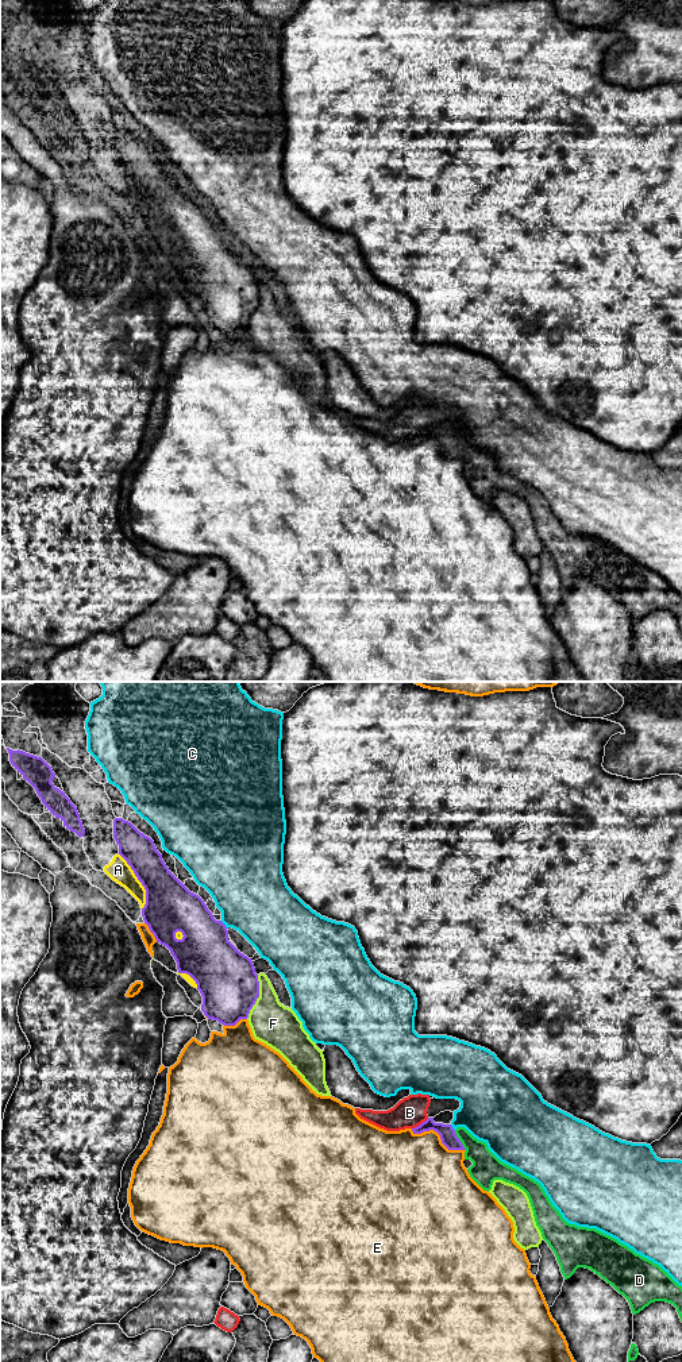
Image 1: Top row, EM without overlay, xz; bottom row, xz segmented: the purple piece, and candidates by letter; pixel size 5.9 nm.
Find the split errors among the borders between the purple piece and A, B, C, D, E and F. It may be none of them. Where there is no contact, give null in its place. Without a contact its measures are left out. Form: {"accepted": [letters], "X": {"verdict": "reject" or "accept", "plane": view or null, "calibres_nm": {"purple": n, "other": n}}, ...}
{"accepted": ["D"], "A": {"verdict": "reject", "plane": "xz", "calibres_nm": {"purple": 300, "other": 140}}, "B": {"verdict": "reject", "plane": "xz", "calibres_nm": {"purple": 100, "other": 190}}, "C": {"verdict": "reject", "plane": "xz", "calibres_nm": {"purple": 320, "other": 420}}, "D": {"verdict": "accept", "plane": "xz", "calibres_nm": {"purple": 100, "other": 170}}, "E": {"verdict": "reject", "plane": "xz", "calibres_nm": {"purple": 100, "other": 460}}, "F": {"verdict": "reject", "plane": "xz", "calibres_nm": {"purple": 360, "other": 260}}}

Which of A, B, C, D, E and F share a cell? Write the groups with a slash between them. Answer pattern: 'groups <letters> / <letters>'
groups A / B / C / D / E / F

